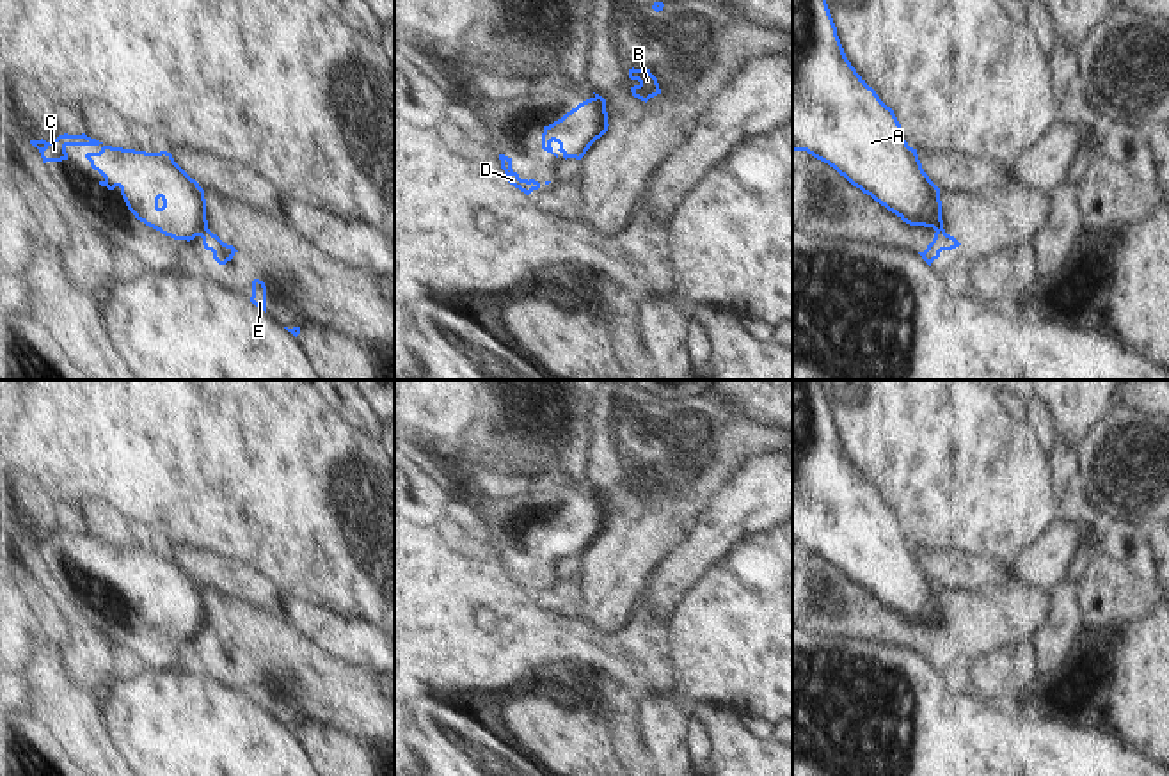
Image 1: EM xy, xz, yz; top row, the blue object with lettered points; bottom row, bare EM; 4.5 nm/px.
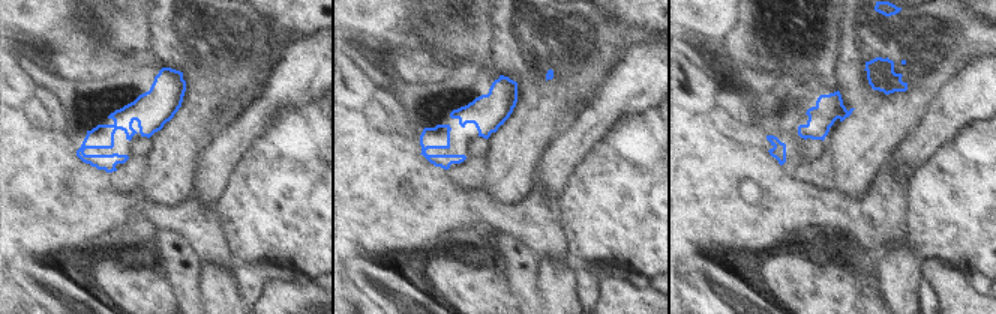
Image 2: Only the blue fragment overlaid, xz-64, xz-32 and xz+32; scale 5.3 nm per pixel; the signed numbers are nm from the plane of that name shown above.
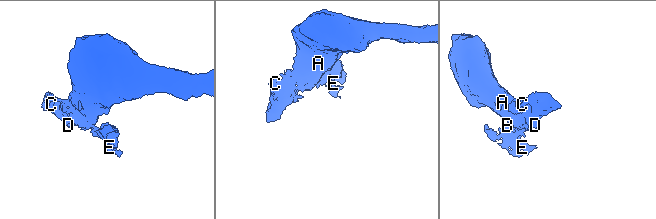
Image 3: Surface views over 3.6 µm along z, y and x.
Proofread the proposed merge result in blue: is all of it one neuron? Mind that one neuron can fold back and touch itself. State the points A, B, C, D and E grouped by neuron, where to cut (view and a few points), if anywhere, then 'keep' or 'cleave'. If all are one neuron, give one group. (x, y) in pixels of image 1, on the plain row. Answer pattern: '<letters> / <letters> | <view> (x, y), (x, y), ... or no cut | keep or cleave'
A C D / B E | xy (206, 618), (198, 633) | cleave

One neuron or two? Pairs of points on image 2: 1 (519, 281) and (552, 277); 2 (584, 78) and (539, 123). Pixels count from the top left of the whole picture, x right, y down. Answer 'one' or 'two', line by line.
1: two
2: one

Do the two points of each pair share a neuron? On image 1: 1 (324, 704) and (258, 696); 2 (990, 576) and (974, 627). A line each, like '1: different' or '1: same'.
1: same
2: different

